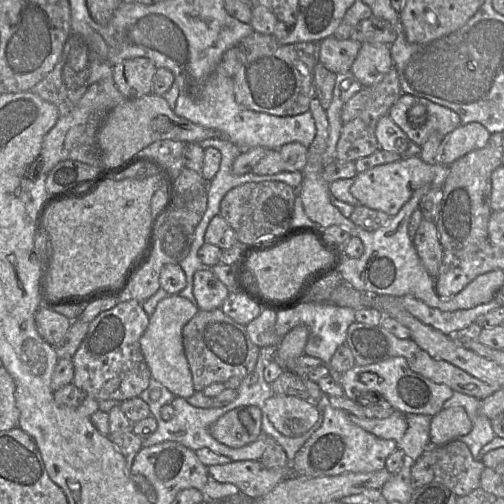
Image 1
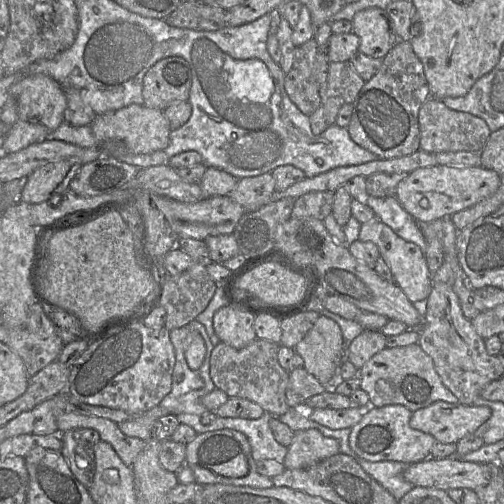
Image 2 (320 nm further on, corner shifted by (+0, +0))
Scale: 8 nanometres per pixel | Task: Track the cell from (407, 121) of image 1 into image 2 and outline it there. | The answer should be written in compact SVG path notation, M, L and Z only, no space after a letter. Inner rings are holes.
M431 97L420 108L420 150L435 154L439 152L477 152L480 153L491 131L482 118L470 113L456 111L447 107L441 100Z

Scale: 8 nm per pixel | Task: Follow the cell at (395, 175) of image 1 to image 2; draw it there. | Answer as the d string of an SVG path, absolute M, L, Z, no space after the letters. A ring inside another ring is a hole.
M435 165L409 173L396 188L394 196L417 221L428 222L470 208L491 197L500 187L499 175L482 166Z

